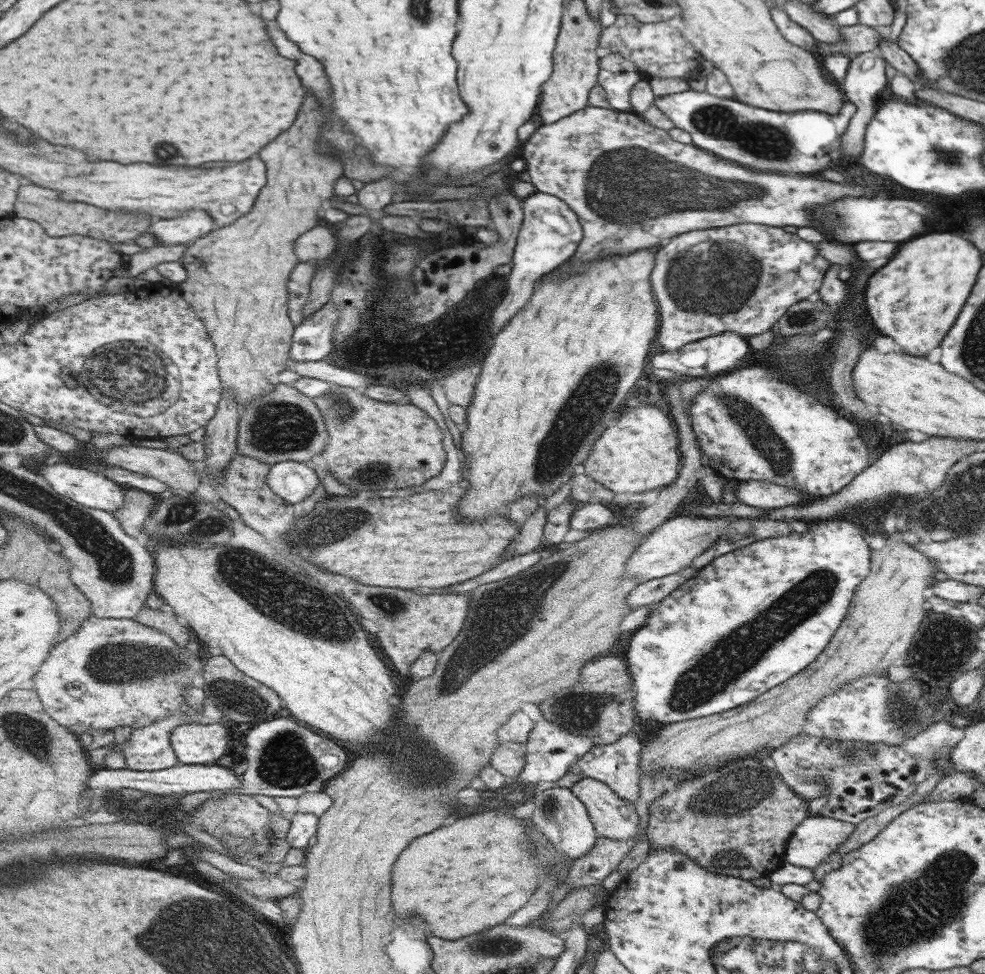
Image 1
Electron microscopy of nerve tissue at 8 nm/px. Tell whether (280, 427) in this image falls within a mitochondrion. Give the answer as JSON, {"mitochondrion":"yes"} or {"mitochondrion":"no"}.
{"mitochondrion":"yes"}

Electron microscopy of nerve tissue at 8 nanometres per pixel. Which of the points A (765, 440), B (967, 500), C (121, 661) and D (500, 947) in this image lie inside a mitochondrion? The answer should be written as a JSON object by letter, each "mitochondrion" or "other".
{"A":"mitochondrion","B":"mitochondrion","C":"mitochondrion","D":"mitochondrion"}

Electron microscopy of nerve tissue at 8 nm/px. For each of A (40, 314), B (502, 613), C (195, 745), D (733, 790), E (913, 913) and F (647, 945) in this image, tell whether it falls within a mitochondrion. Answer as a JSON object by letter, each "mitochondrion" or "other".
{"A":"other","B":"mitochondrion","C":"other","D":"mitochondrion","E":"mitochondrion","F":"other"}

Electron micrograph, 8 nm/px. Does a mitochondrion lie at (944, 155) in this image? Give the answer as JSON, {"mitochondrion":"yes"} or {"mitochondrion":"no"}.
{"mitochondrion":"yes"}

